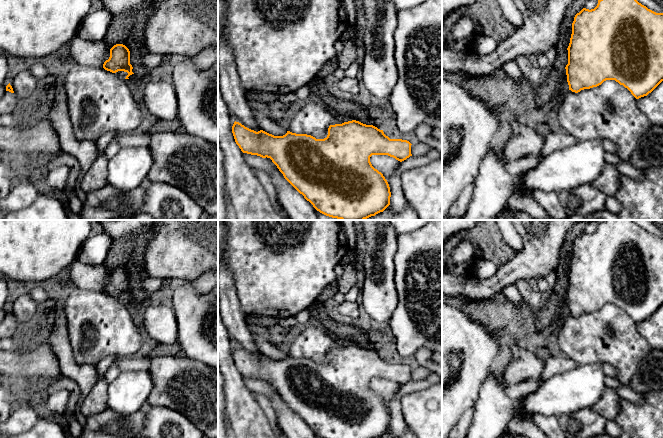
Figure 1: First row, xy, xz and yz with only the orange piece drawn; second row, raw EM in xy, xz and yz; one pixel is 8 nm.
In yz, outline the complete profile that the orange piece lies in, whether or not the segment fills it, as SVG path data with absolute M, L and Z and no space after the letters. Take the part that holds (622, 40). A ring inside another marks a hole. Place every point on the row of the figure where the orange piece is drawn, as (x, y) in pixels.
M598 0L598 4L594 9L583 8L574 17L572 23L572 34L568 50L568 64L566 65L567 82L569 90L578 93L584 89L590 89L601 85L606 80L615 80L620 85L627 88L631 94L639 99L651 93L663 81L663 13L656 13L637 0Z

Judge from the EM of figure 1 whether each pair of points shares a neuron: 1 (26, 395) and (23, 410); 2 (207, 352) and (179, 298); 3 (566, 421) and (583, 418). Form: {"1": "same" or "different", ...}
{"1": "different", "2": "same", "3": "same"}

